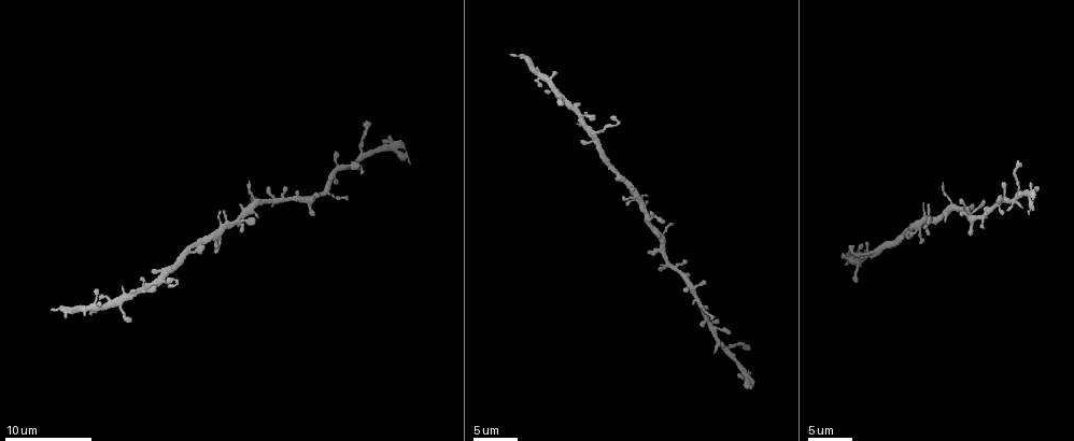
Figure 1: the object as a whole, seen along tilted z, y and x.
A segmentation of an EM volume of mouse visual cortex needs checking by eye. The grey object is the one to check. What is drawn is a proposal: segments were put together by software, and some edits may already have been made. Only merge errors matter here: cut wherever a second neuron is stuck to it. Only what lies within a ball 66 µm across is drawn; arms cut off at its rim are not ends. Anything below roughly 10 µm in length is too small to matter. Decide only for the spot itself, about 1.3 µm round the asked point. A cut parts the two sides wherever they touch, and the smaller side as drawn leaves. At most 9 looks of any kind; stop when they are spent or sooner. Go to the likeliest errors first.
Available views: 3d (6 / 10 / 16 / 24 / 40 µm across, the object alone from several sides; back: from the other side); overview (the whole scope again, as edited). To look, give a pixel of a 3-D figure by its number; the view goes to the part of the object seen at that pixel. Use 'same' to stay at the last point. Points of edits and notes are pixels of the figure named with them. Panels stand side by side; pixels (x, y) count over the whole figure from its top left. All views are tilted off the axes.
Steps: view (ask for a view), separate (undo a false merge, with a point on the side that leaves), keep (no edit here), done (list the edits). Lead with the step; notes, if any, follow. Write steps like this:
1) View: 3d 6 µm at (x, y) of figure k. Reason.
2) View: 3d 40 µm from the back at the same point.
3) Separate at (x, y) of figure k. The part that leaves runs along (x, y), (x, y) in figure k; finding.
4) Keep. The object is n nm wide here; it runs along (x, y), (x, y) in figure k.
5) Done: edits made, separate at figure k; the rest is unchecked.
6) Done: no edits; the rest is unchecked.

View: 3d 16 µm at (648, 215) of figure 1. Looks like a crossing.

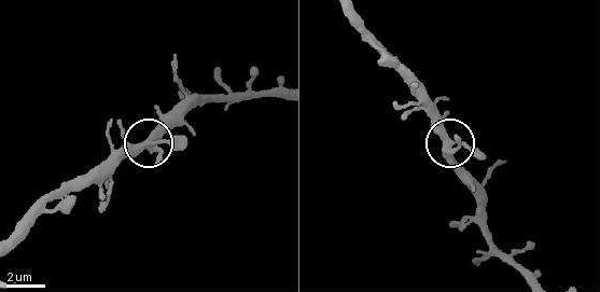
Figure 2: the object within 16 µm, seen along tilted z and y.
View: 3d 6 µm at (447, 139) of figure 2.

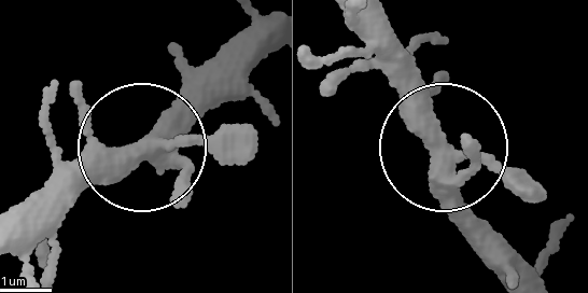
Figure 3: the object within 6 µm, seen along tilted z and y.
Keep. It runs along (140, 156), (206, 95) in figure 3; one neuron here.

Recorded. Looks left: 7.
View: 3d 16 µm at (714, 336) of figure 1. A narrow waist.

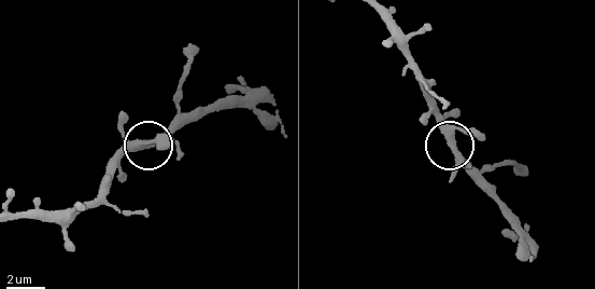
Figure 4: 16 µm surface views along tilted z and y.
Keep. 4 arms meet here; continuous, no second neuron.

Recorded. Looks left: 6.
View: 3d 10 µm at (680, 274) of figure 1. Thick turns thin.

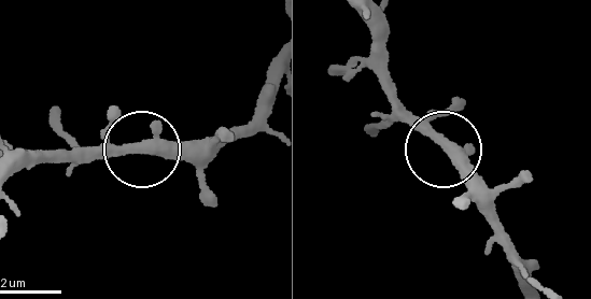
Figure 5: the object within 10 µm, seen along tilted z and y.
Keep. 3 arms meet here; it runs along (11, 174), (123, 153), (220, 147) in figure 5; continuous, no second neuron.

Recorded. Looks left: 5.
View: 3d 6 µm at (614, 169) of figure 1. Thin neck.

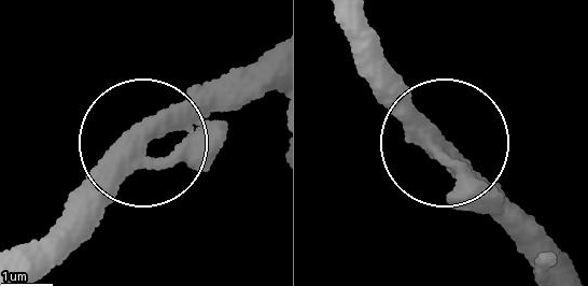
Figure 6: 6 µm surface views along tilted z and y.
Keep. It runs along (569, 266), (365, 69) in figure 6; all the same neuron.

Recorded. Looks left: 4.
Done: no edits; the rest is unchecked.

